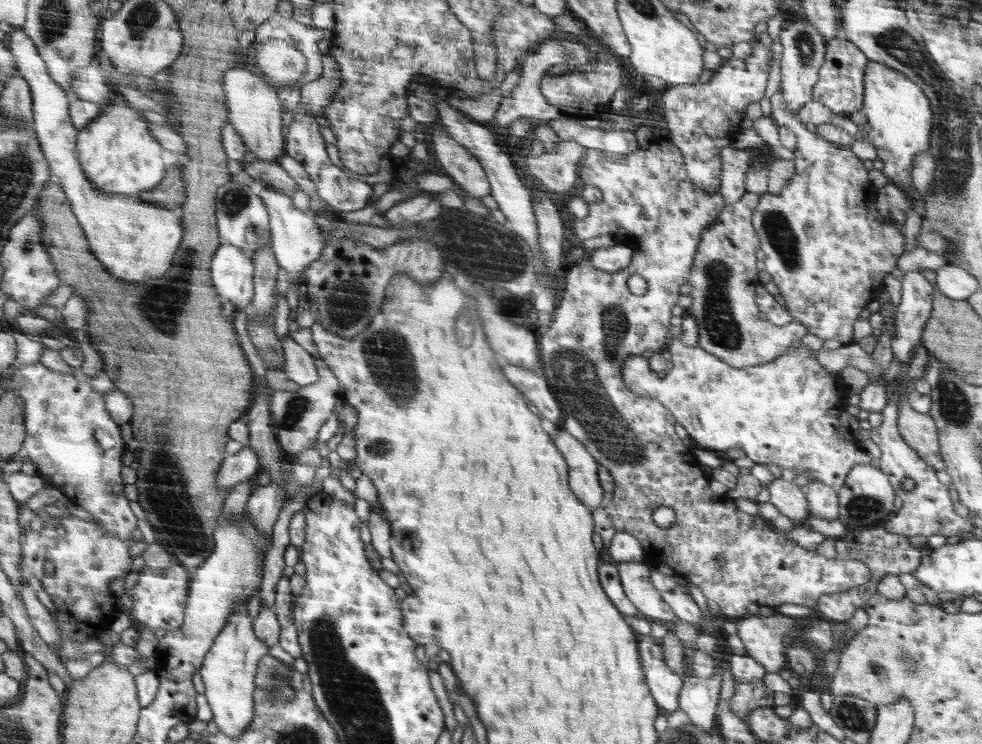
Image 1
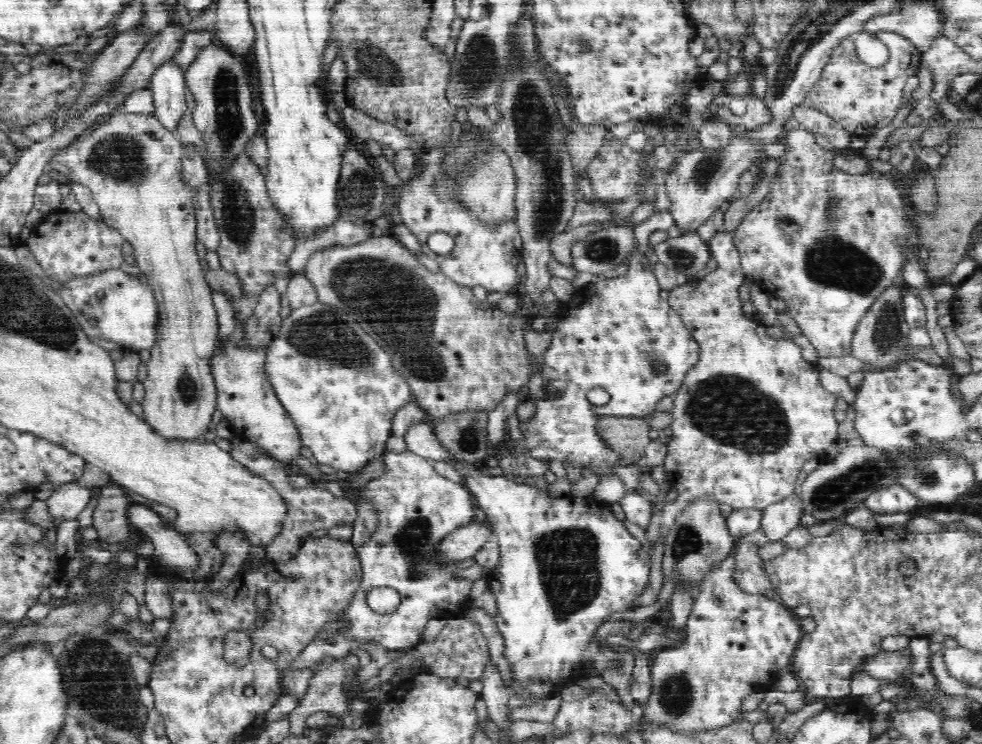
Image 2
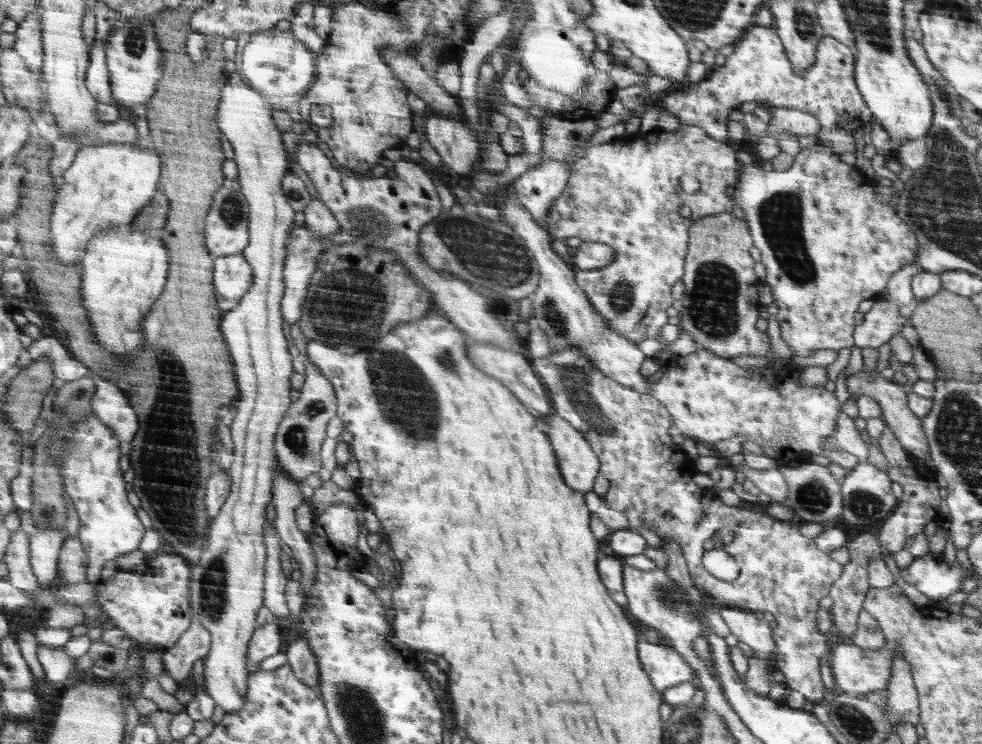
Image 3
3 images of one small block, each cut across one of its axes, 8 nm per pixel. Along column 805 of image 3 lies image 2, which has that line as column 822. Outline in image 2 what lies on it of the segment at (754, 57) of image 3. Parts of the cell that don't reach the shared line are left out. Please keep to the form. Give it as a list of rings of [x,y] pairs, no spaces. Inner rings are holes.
[[[880,31],[875,36],[886,44],[890,58],[886,64],[872,68],[864,64],[856,53],[851,37],[844,38],[832,52],[825,64],[818,82],[806,92],[804,104],[828,114],[857,140],[860,136],[870,136],[879,128],[888,126],[903,107],[904,84],[910,76],[917,74],[921,67],[922,52],[908,38],[894,31]]]

